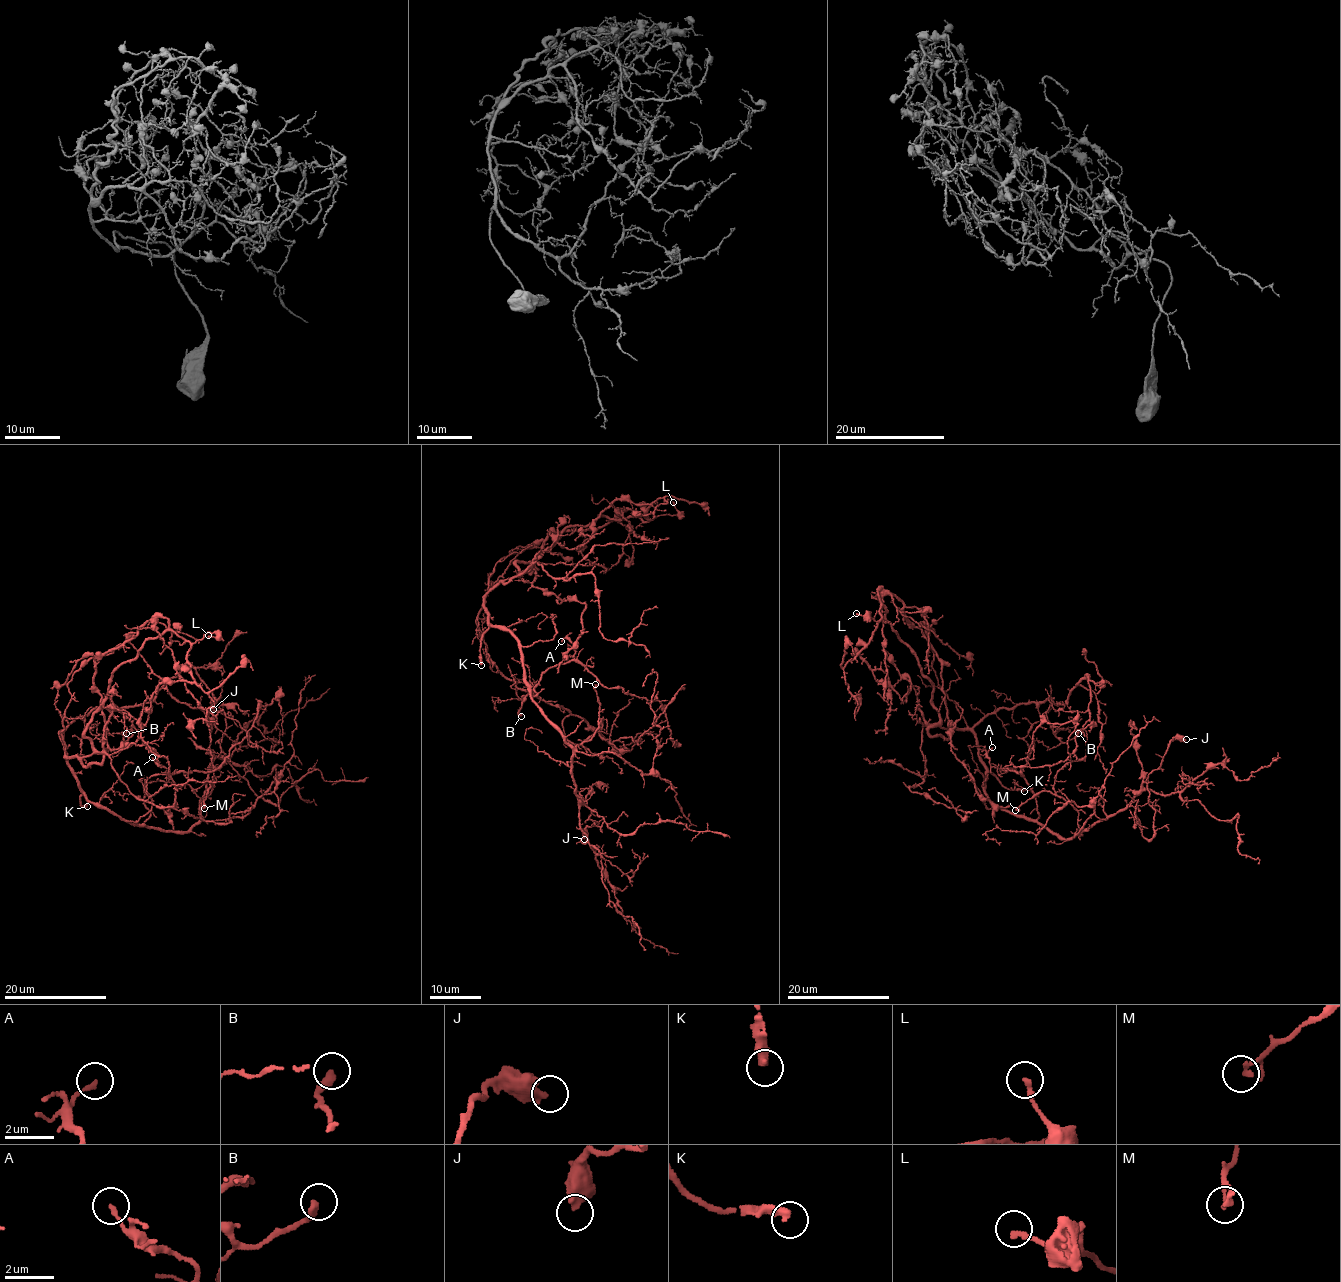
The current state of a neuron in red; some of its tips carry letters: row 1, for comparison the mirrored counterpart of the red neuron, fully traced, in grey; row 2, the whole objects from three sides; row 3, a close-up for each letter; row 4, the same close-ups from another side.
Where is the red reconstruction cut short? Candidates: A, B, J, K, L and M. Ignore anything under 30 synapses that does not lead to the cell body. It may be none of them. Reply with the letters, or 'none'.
K

